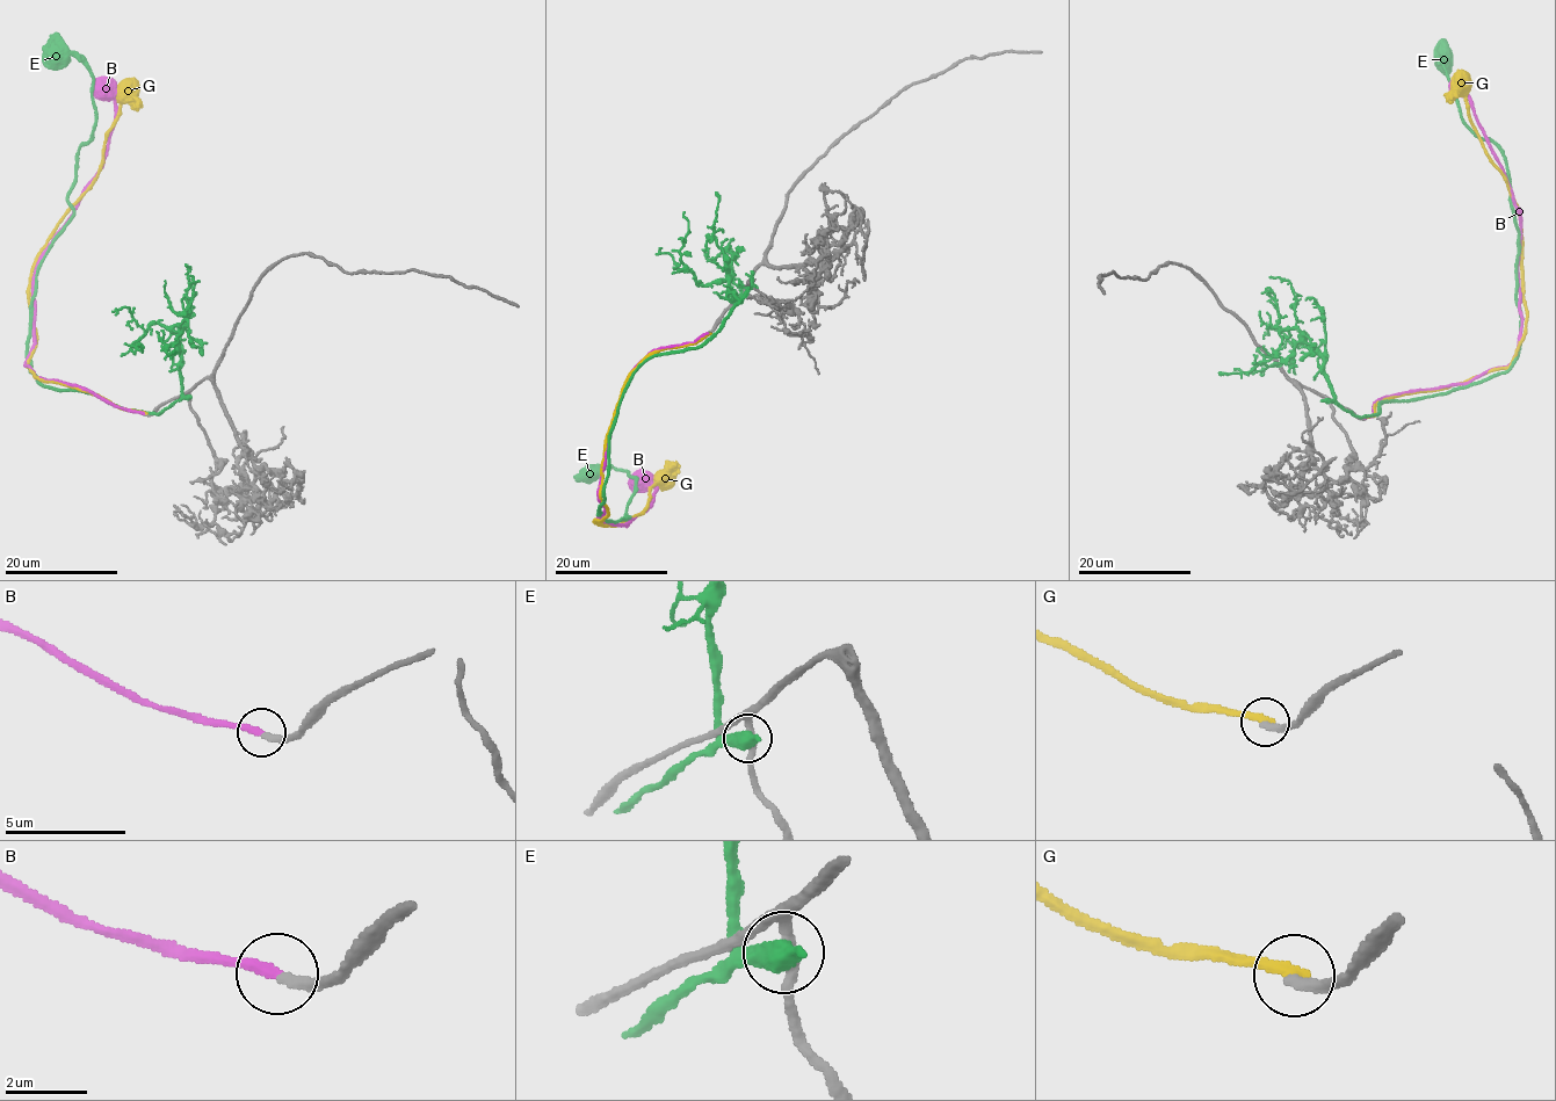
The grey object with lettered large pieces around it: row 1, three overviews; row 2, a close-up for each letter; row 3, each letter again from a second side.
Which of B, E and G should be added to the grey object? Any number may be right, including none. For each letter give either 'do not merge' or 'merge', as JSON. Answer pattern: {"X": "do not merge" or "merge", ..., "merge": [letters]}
{"B": "merge", "E": "do not merge", "G": "do not merge", "merge": ["B"]}

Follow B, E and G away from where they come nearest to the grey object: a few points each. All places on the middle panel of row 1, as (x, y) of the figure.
B: (707, 333), (656, 349), (630, 372), (598, 519), (622, 526), (651, 505), (656, 490), (630, 477)
E: (746, 294), (695, 348), (636, 370), (598, 515), (629, 516), (628, 472), (574, 477)
G: (708, 333), (655, 350), (629, 376), (605, 443), (606, 516), (594, 523), (644, 509), (670, 477)

